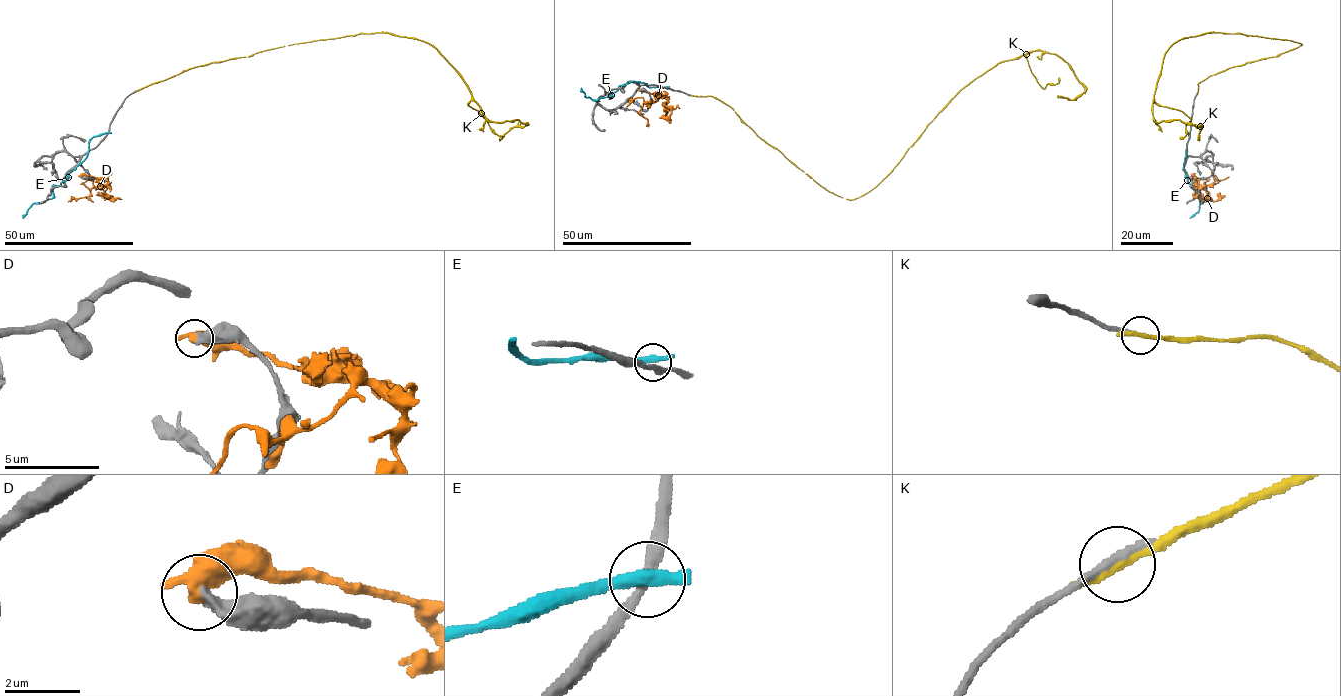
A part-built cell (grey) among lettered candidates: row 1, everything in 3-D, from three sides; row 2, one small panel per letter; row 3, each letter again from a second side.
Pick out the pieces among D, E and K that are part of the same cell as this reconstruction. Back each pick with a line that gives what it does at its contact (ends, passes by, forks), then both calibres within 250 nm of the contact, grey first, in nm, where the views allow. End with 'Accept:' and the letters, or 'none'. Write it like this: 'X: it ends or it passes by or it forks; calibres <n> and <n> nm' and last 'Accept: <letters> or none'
Accept: none

